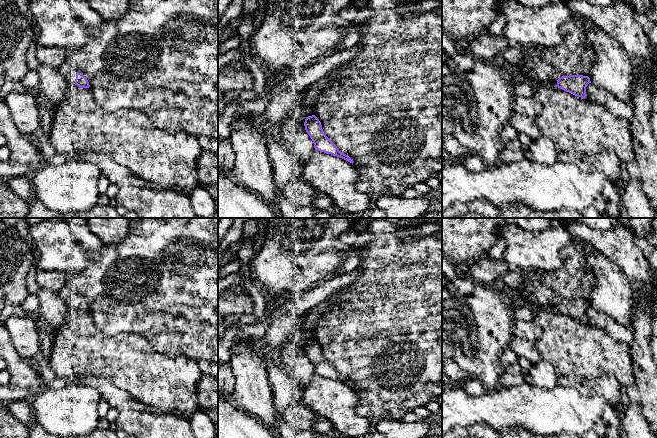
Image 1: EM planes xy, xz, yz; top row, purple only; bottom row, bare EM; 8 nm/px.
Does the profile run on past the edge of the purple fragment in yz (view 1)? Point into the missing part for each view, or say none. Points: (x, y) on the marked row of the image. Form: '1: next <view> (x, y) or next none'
1: next none

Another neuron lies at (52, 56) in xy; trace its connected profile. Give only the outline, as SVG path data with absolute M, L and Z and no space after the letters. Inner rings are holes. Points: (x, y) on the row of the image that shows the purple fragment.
M38 45L36 58L39 64L45 64L59 69L61 64L66 62L69 51L63 47L46 47Z

